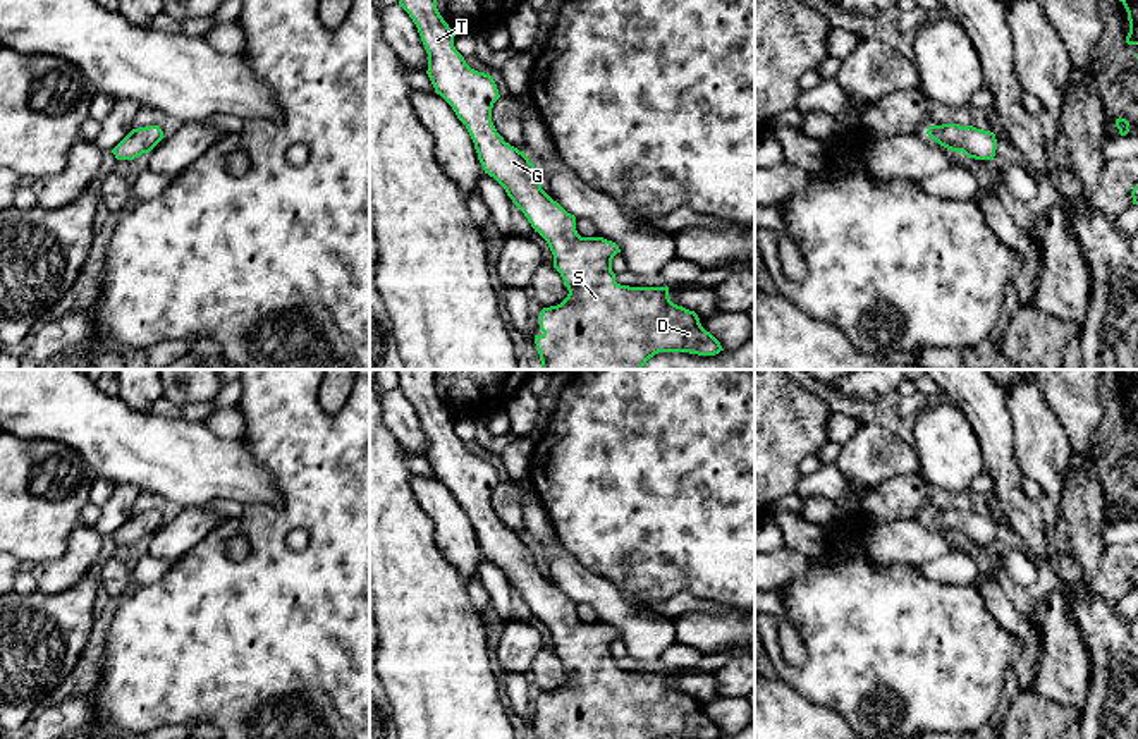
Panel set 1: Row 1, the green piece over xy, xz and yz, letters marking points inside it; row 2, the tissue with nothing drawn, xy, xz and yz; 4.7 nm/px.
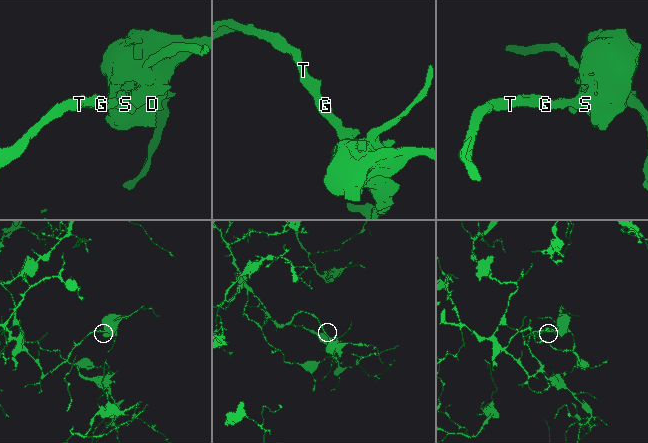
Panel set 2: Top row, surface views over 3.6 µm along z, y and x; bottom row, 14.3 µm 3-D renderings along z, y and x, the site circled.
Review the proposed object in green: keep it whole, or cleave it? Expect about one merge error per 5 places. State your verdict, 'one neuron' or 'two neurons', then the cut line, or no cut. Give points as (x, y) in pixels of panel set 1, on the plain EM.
one neuron | no cut

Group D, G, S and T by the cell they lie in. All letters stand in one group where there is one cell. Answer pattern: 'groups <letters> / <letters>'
groups D G S T

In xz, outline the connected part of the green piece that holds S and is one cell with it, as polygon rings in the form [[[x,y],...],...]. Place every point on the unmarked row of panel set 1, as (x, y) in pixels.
[[[395,370],[399,390],[418,412],[428,438],[428,462],[440,479],[466,510],[478,545],[524,598],[535,617],[548,629],[554,639],[554,653],[567,672],[567,682],[540,699],[541,720],[535,720],[538,739],[658,739],[689,737],[719,739],[720,727],[707,717],[694,696],[677,691],[669,682],[669,672],[629,672],[615,667],[612,644],[621,638],[619,631],[603,622],[581,622],[576,615],[576,602],[554,586],[540,569],[536,552],[524,536],[511,531],[497,517],[492,507],[493,488],[500,483],[490,459],[471,454],[454,431],[454,418],[437,394],[435,370]]]

